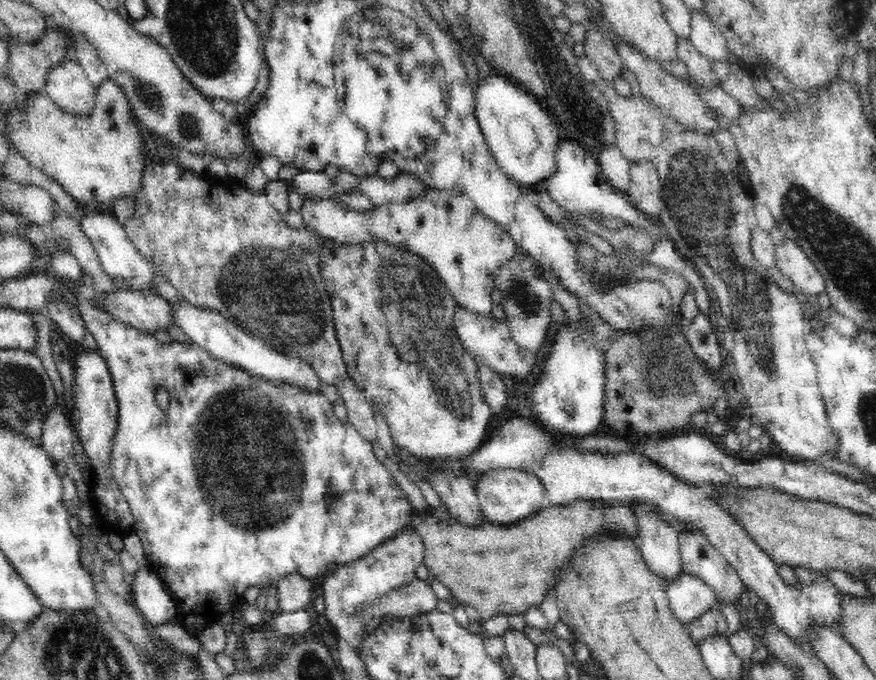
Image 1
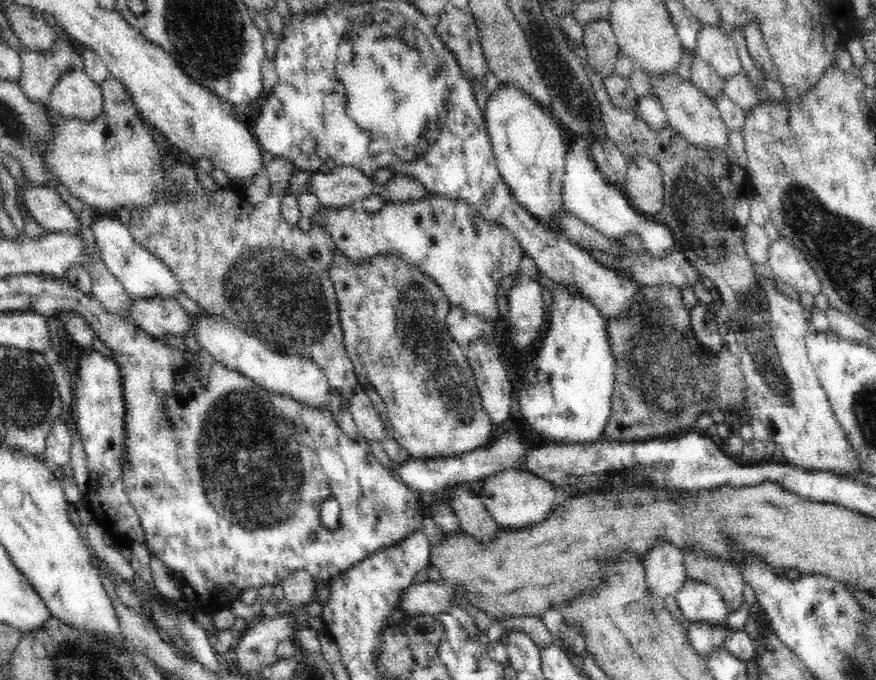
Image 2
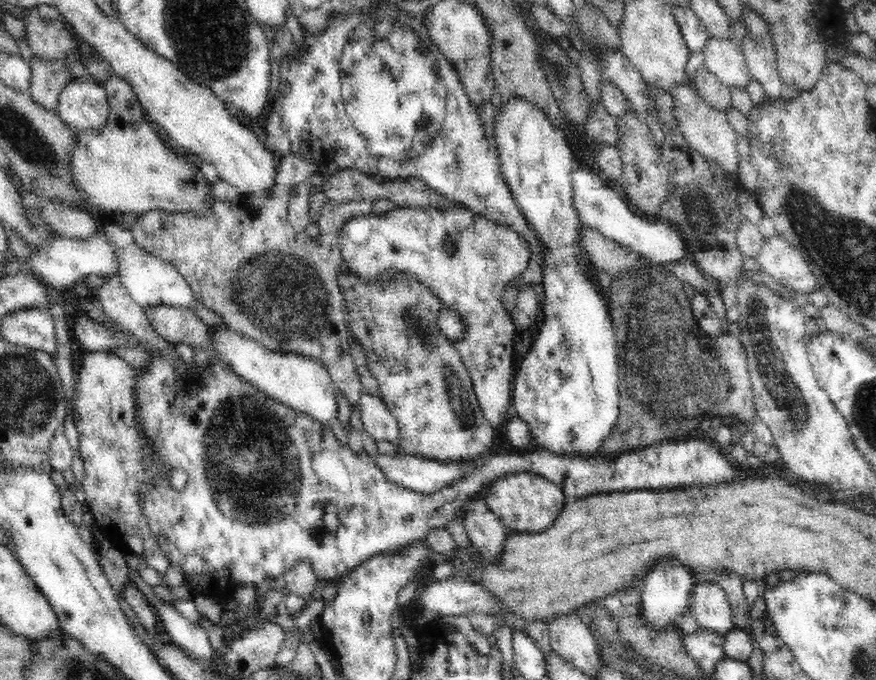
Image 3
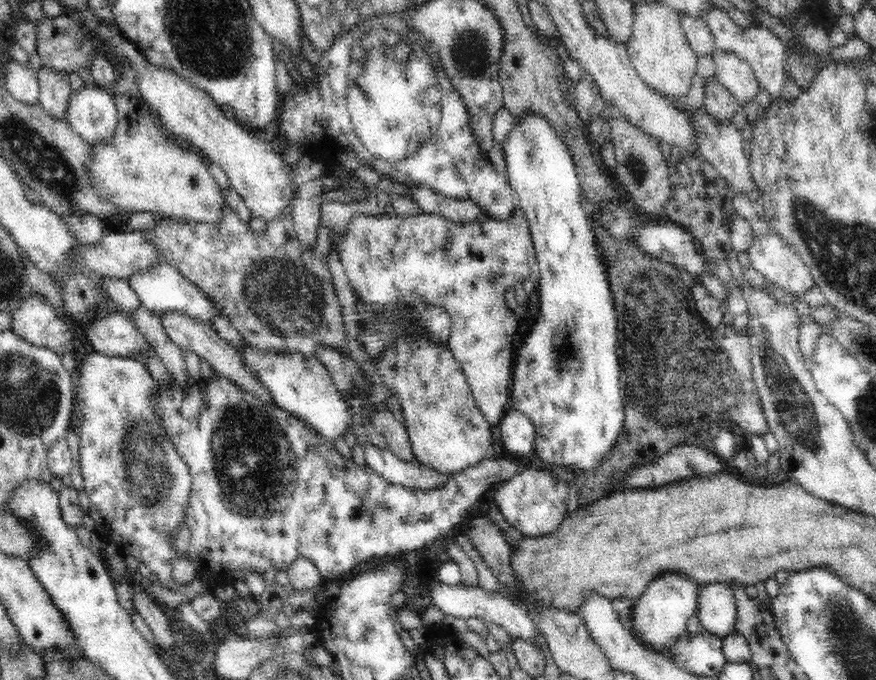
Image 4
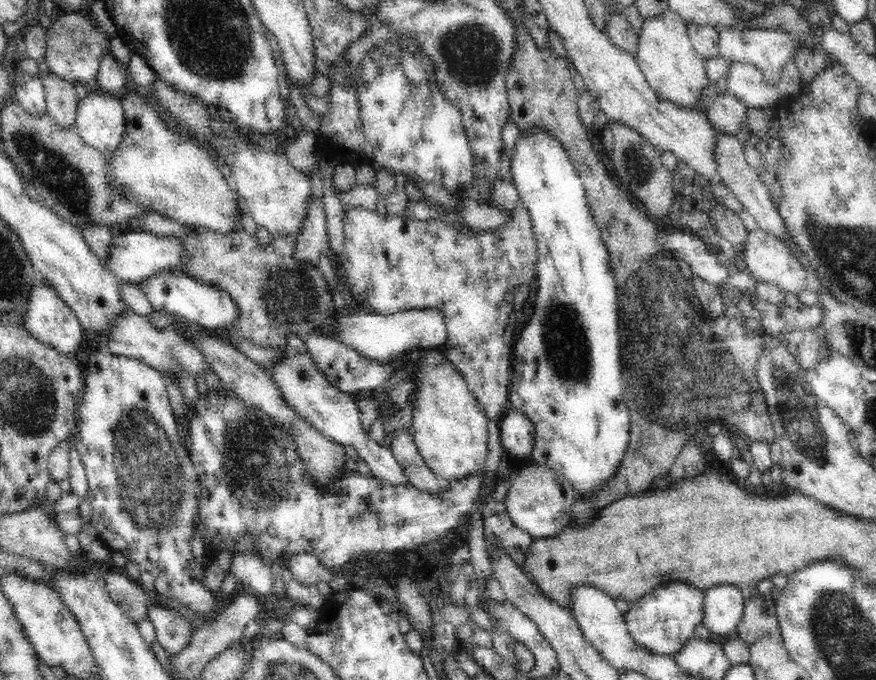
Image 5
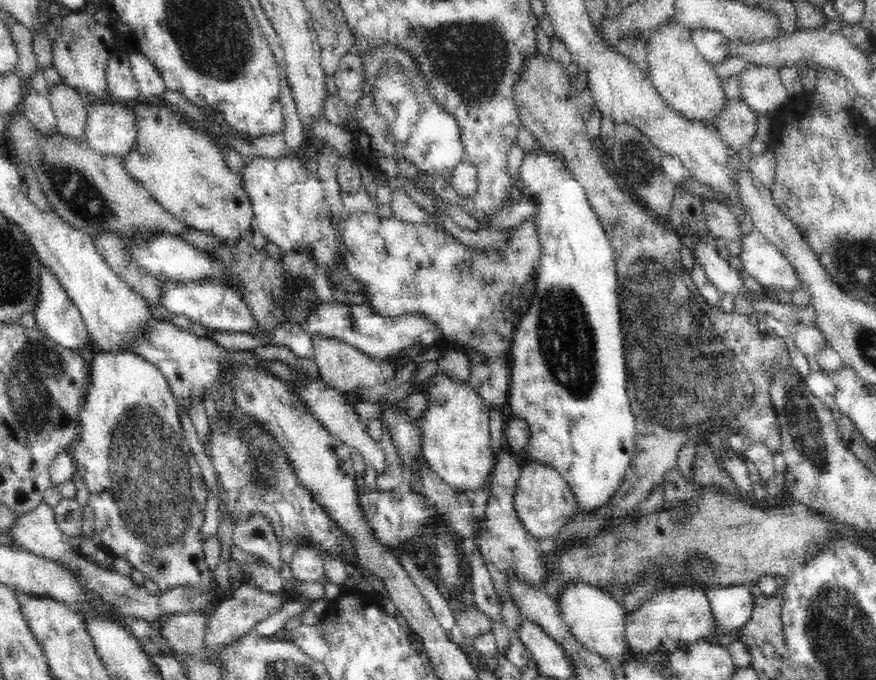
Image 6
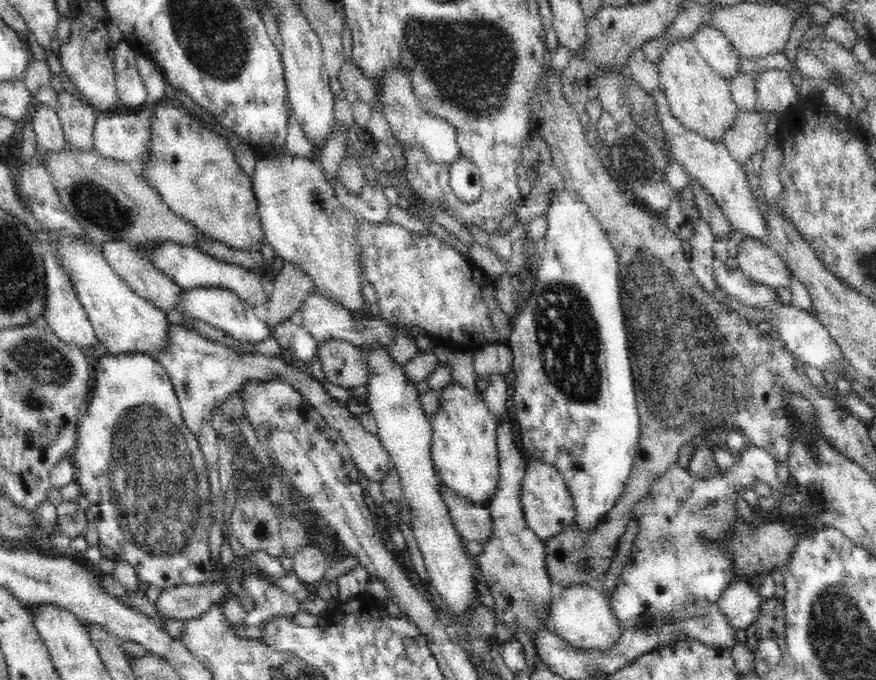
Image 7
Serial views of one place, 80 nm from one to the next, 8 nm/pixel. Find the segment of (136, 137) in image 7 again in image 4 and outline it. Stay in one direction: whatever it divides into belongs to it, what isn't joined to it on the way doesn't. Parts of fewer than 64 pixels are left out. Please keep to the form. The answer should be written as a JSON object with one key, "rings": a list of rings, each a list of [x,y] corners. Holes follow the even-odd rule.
{"rings":[[[88,80],[81,90],[72,92],[66,121],[76,131],[76,134],[79,134],[90,145],[111,145],[116,136],[116,128],[118,128],[118,107],[106,88],[96,86]]]}

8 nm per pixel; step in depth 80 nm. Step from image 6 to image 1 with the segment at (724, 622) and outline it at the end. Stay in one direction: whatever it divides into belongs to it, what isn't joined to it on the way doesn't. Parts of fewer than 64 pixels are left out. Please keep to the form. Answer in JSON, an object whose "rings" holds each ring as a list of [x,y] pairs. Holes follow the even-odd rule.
{"rings":[[[686,573],[666,587],[665,594],[674,617],[685,624],[723,606],[712,587]]]}

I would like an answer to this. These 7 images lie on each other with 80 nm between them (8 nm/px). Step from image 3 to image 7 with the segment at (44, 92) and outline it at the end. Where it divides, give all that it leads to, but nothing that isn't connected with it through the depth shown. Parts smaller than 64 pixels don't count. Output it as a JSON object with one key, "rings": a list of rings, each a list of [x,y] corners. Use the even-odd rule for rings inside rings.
{"rings":[[[64,90],[56,98],[55,110],[66,135],[69,148],[77,152],[94,151],[94,126],[98,112],[84,104],[76,95]]]}

